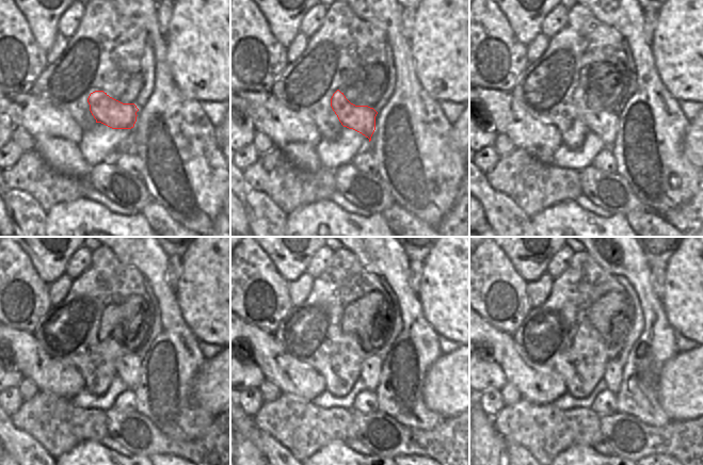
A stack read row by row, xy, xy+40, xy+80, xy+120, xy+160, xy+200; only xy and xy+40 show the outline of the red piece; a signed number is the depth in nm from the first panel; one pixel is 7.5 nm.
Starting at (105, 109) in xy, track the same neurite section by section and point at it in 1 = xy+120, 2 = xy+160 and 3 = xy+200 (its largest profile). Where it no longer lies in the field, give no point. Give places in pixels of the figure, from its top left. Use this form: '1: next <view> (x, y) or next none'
1: next xy+120 (128, 367)
2: next xy+160 (371, 367)
3: next xy+200 (613, 372)

